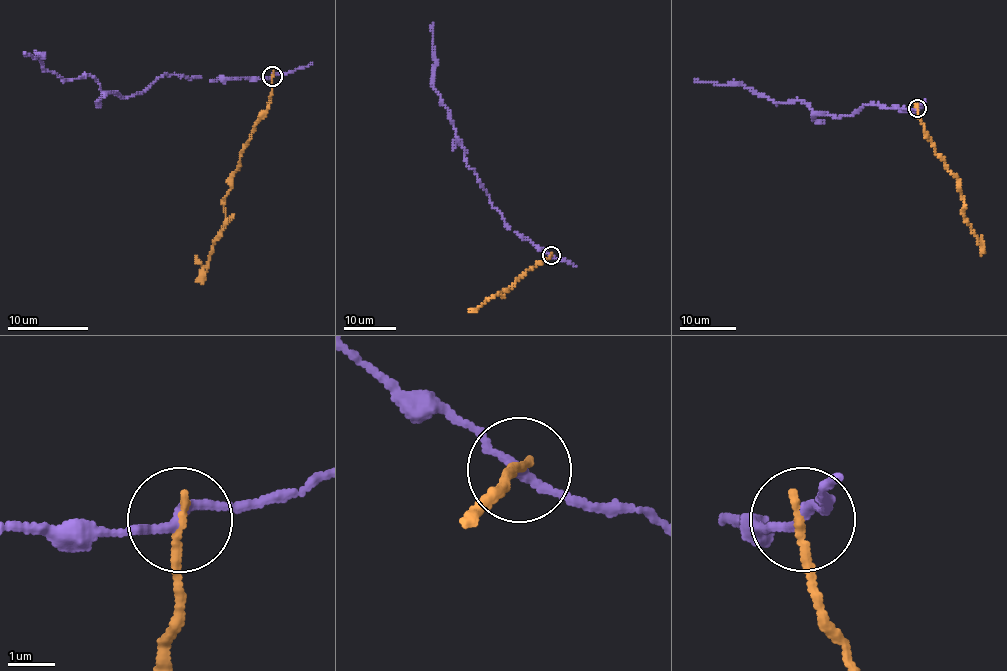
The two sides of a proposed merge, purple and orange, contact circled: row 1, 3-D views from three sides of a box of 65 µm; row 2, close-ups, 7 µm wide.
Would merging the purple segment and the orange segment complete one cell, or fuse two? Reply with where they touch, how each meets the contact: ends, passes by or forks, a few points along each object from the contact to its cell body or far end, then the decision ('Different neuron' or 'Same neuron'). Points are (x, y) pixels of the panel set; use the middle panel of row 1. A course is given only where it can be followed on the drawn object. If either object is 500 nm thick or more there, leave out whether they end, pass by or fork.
Place: (551, 255). At the ring purple passes by. At the ring orange ends. Course of purple: (550, 255), (509, 228), (466, 163), (465, 149), (448, 109), (431, 81), (435, 67), (432, 23). Course of orange: (550, 255), (507, 290), (476, 310), (472, 308). Different neuron

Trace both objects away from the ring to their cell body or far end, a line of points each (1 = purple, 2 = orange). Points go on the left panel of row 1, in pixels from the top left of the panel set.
1: (272, 77), (163, 75), (120, 96), (87, 74), (64, 79), (25, 52)
2: (272, 77), (269, 109), (255, 126), (230, 178), (230, 190), (223, 206), (225, 228), (203, 270), (195, 256)

